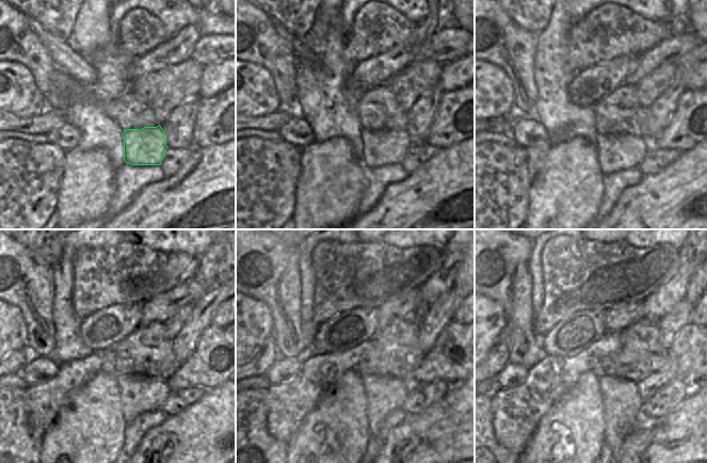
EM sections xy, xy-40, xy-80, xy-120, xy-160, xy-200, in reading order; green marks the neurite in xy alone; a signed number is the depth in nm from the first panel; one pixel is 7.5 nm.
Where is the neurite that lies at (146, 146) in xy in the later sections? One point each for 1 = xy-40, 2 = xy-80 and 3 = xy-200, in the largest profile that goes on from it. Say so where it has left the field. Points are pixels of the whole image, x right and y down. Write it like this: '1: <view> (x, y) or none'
1: xy-40 (388, 147)
2: xy-80 (614, 153)
3: xy-200 (622, 402)

